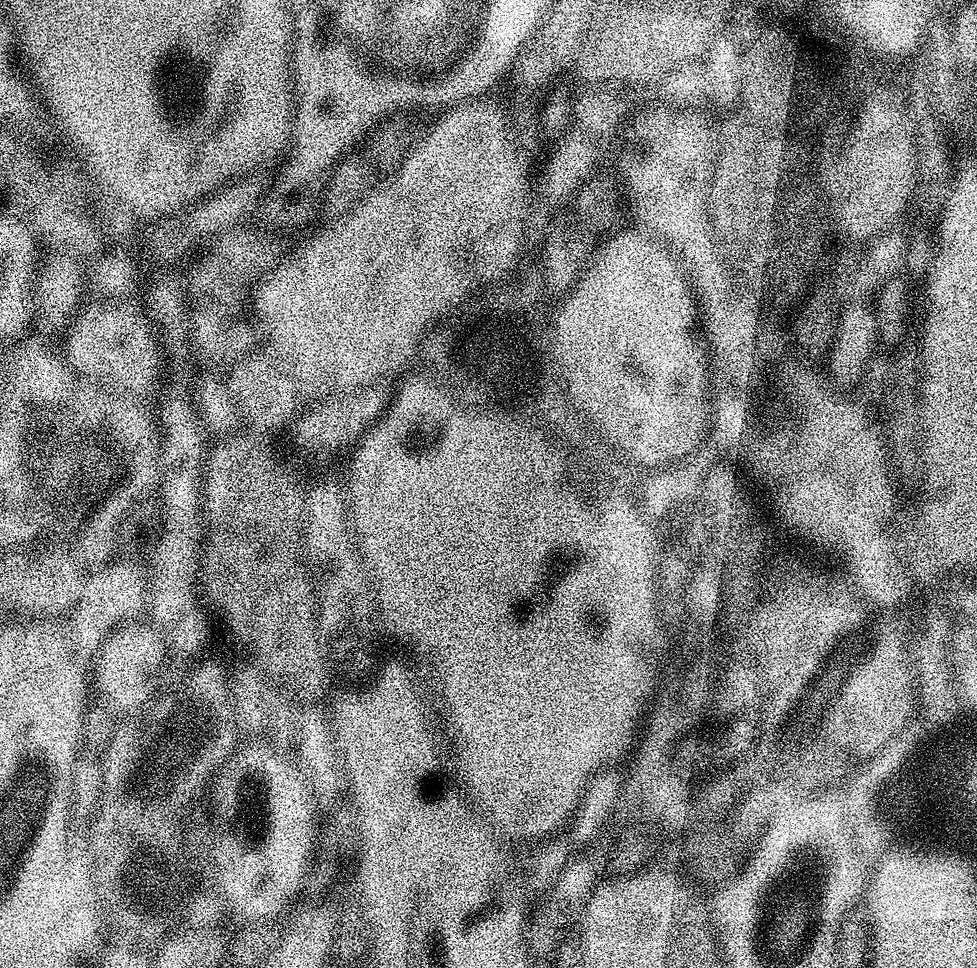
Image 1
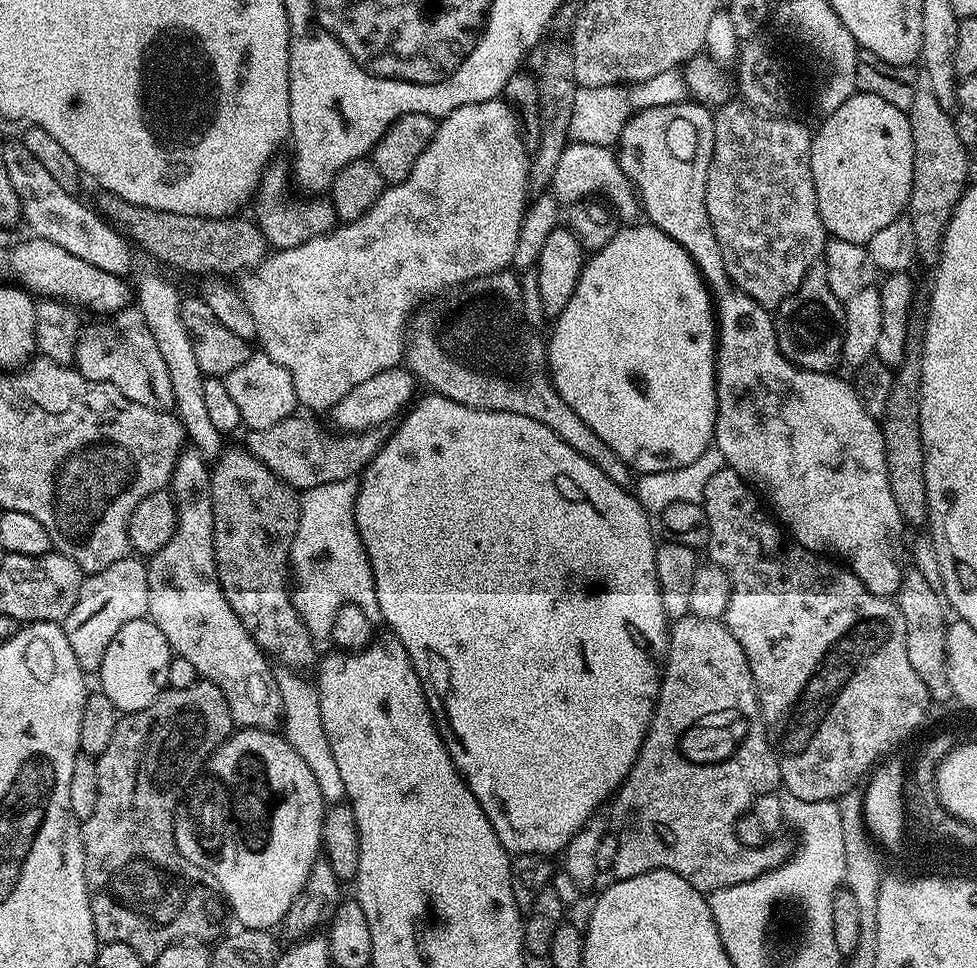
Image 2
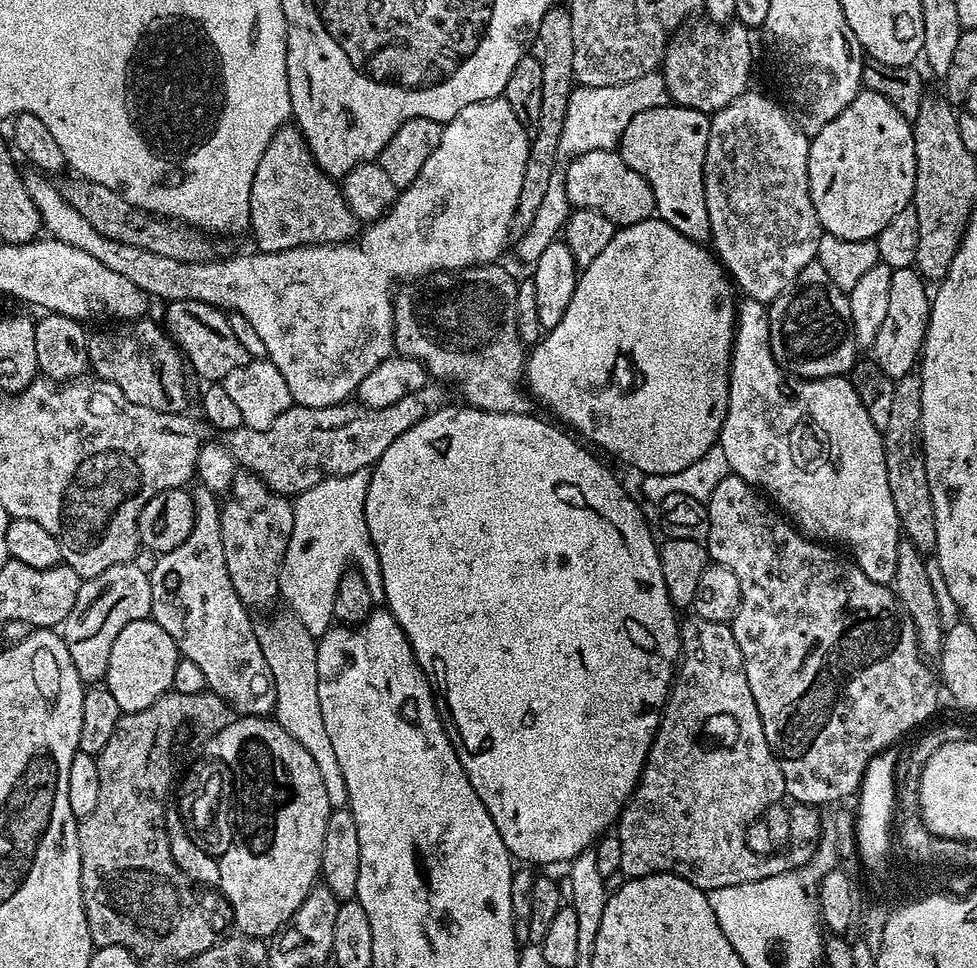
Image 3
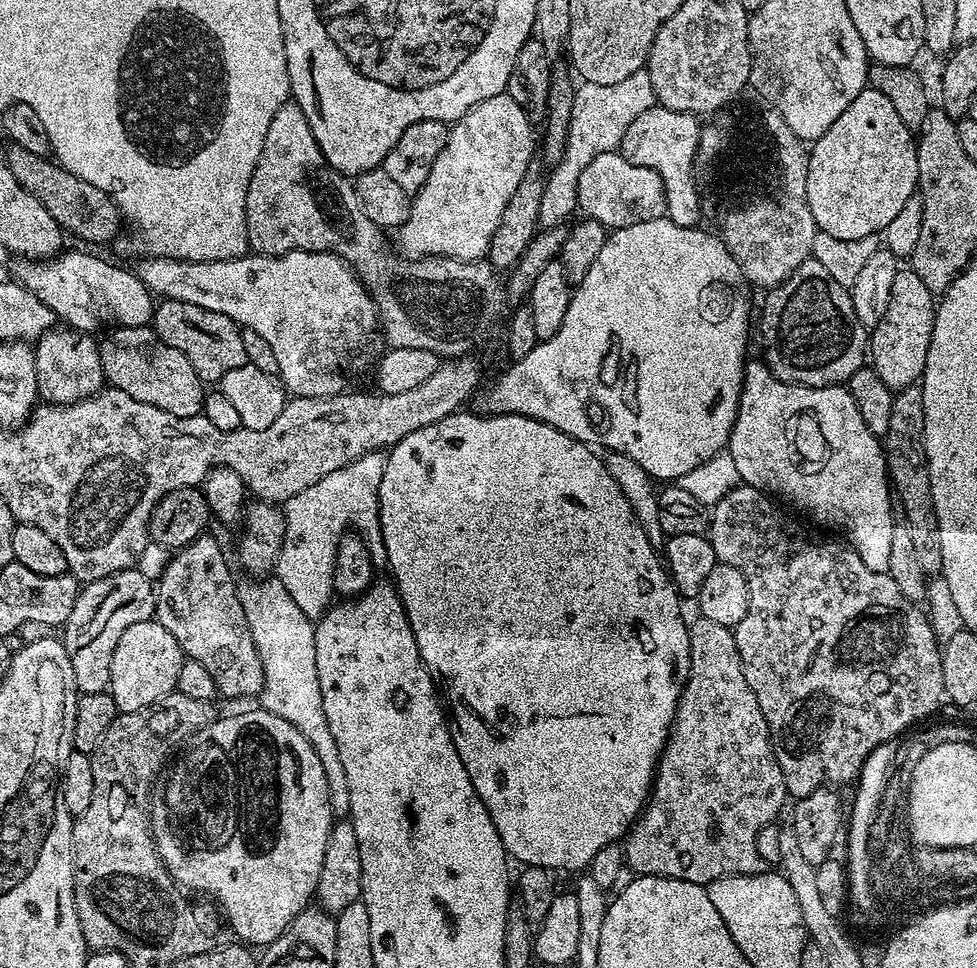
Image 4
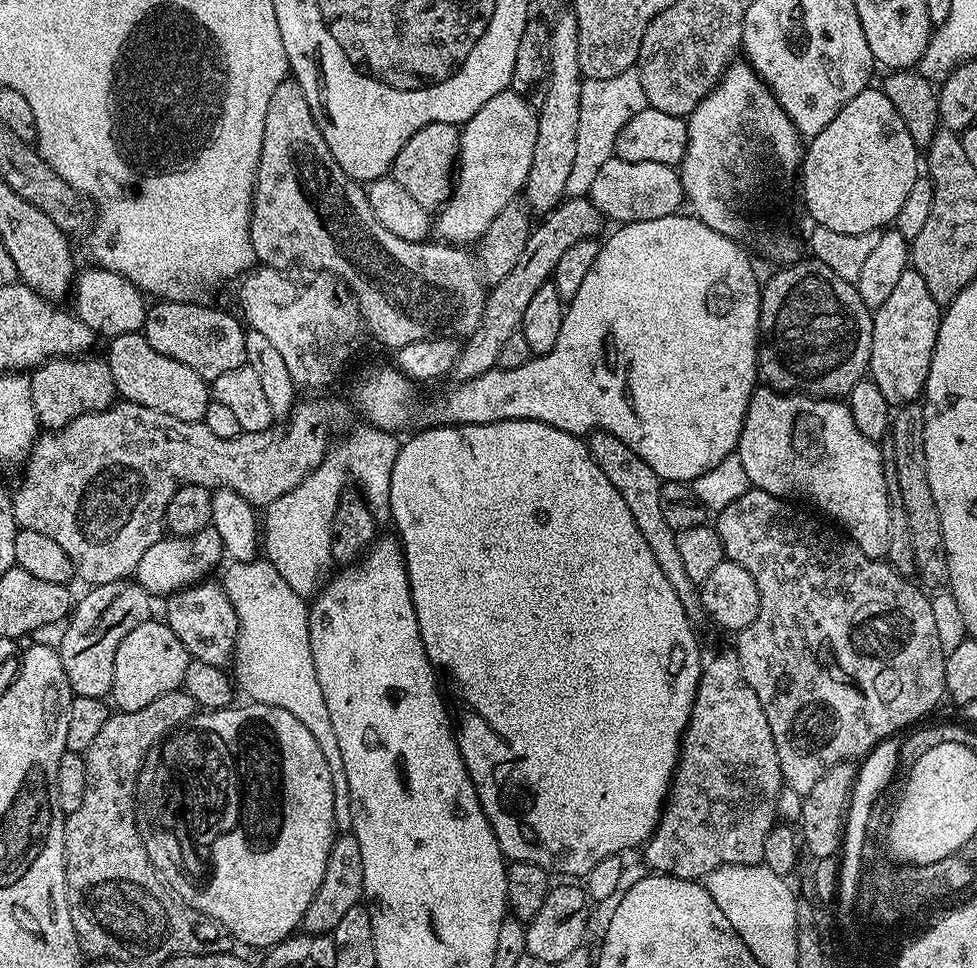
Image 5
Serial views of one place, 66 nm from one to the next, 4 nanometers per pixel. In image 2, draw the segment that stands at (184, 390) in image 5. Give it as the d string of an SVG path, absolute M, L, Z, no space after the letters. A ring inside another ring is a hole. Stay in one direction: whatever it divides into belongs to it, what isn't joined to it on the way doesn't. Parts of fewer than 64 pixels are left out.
M129 306L109 315L107 318L97 319L97 324L92 324L80 333L80 340L76 344L76 359L74 367L83 374L87 380L102 382L122 390L130 402L138 402L138 406L153 408L159 412L172 412L175 409L174 382L170 382L170 369L166 361L162 359L162 353L158 351L158 342L154 342L154 334L150 334L150 326L146 326L146 318L140 309Z

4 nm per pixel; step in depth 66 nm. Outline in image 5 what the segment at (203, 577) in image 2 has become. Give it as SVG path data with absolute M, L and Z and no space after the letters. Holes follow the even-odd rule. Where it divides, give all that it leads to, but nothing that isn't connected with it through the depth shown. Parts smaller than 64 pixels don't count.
M197 582L187 588L172 593L167 597L168 616L166 623L174 634L178 634L178 642L186 646L189 657L193 660L210 662L212 666L227 669L233 663L238 638L238 614L219 583Z

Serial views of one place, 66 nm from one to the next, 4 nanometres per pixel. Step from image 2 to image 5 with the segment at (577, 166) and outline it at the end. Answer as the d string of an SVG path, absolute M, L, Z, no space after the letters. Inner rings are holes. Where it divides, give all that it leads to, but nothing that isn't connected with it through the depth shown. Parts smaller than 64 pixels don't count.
M619 158L607 160L598 170L592 183L590 193L592 204L601 217L616 220L617 225L633 224L634 222L650 222L650 218L666 218L677 215L681 211L680 204L685 203L684 187L680 181L679 171L673 165L662 162L626 162Z

